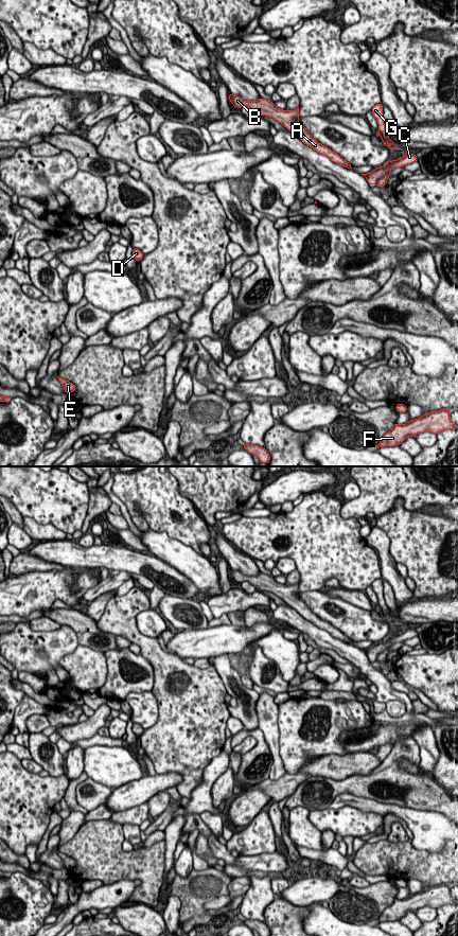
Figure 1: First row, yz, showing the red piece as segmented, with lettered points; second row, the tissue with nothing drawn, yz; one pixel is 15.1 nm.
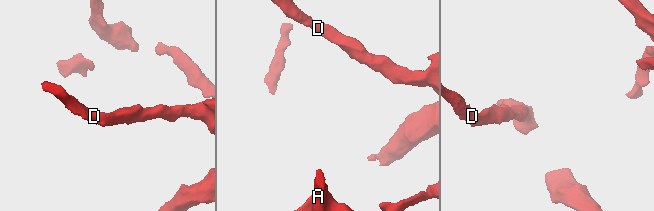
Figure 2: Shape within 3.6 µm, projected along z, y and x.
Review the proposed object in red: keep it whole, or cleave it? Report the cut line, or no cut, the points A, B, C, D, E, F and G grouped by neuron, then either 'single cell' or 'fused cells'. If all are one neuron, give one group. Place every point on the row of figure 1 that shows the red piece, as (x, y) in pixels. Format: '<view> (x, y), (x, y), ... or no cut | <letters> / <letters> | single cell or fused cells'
yz (390, 170), (375, 183) | A B C D E F / G | fused cells

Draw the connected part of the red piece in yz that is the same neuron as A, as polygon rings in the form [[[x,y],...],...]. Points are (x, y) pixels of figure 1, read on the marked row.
[[[229,93],[229,102],[235,108],[248,106],[260,116],[270,117],[281,123],[288,131],[297,136],[304,144],[316,151],[318,154],[327,156],[331,161],[341,166],[352,170],[352,165],[341,156],[333,152],[331,148],[322,145],[314,139],[306,128],[299,123],[299,107],[295,110],[283,110],[278,108],[274,102],[260,98],[258,101],[245,101],[241,96]]]

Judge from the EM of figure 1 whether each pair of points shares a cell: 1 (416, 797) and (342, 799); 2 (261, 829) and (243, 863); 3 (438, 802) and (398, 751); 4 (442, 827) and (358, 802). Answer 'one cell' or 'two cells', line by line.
1: two cells
2: two cells
3: one cell
4: one cell

